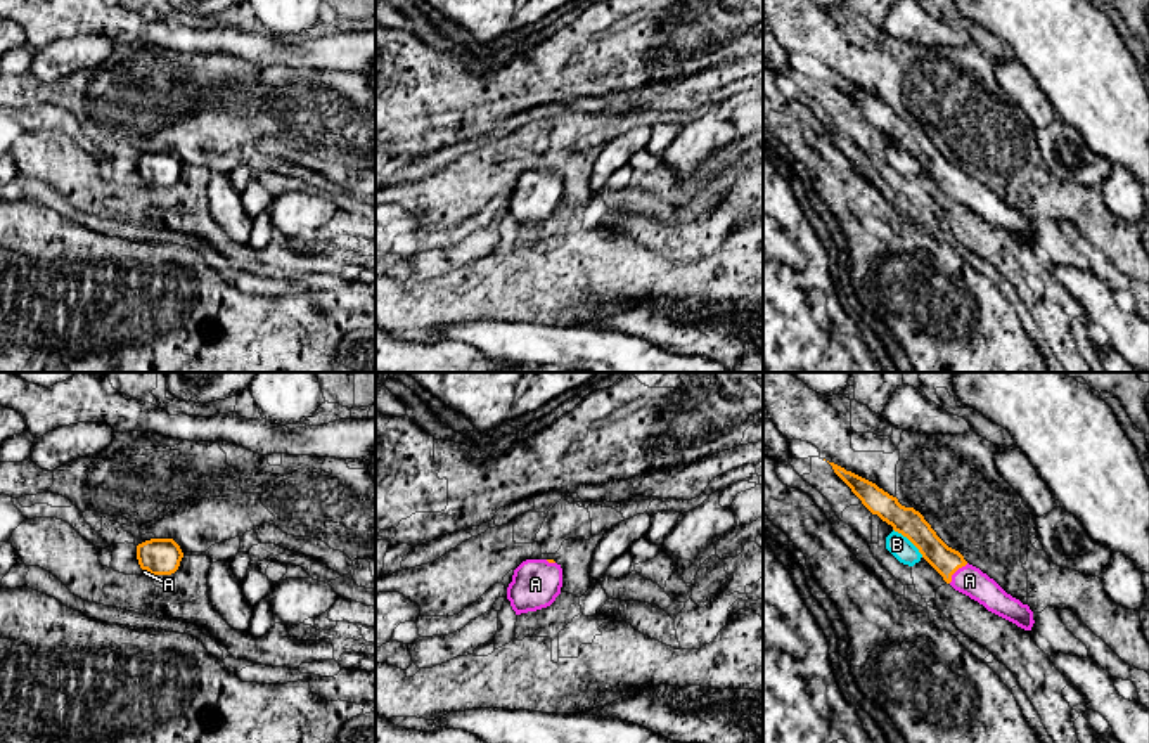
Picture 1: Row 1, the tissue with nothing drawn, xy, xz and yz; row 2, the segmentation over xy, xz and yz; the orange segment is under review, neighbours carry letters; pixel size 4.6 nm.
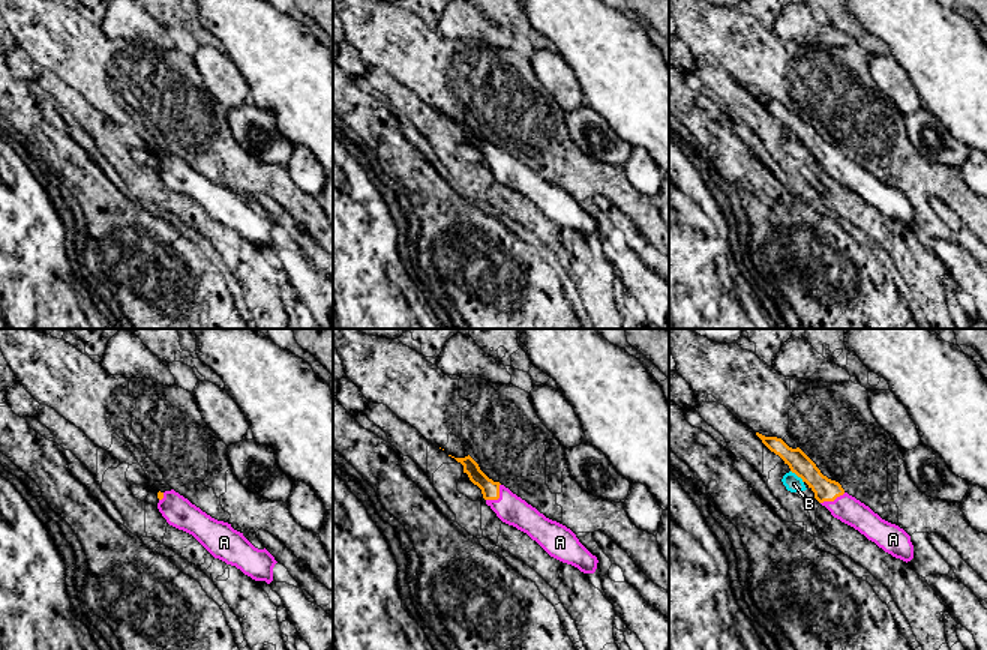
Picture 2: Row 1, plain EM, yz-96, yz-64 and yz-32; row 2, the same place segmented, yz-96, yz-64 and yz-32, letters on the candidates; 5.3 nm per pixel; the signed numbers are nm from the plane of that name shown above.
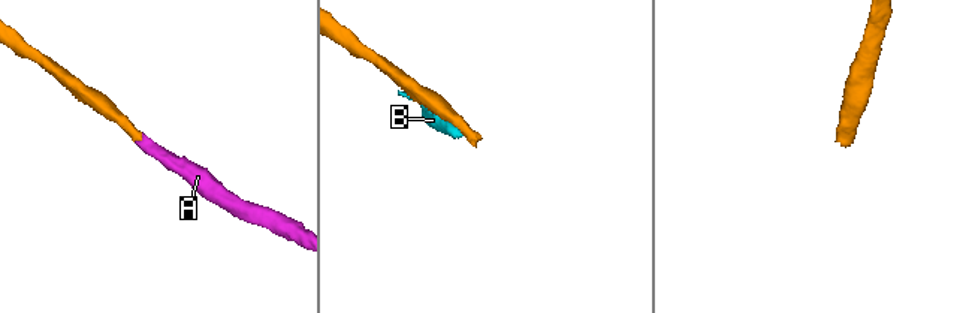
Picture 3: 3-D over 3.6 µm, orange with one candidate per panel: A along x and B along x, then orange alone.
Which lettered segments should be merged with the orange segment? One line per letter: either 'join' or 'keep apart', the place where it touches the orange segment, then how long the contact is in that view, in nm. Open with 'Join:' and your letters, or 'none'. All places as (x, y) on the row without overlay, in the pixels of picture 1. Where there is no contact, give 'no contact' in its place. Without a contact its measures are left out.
Join: A
A: join | yz (956, 182) | 130 nm
B: keep apart | yz (909, 151) | 190 nm

